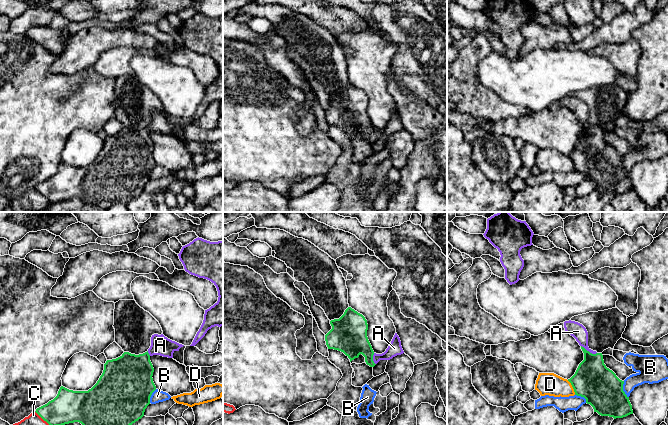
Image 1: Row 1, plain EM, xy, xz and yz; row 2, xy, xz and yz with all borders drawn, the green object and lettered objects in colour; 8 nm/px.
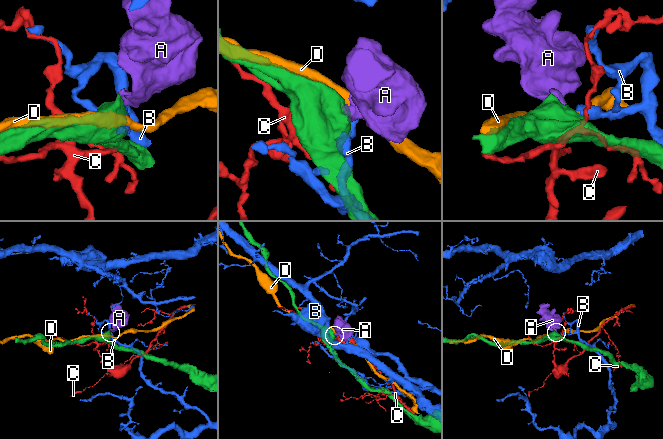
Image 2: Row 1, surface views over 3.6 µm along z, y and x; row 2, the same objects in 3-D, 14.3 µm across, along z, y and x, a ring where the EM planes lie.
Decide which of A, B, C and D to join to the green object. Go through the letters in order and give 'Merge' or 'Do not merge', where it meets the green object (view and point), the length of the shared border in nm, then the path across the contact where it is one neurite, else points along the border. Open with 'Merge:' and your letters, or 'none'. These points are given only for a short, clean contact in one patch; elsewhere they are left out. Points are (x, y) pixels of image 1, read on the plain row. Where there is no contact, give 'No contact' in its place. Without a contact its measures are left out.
Merge: A
A: Merge. Touches green at yz (588, 127). Shared border 140 nm. Path across: yz (592, 156), (592, 135), (588, 127), (578, 107)
B: Do not merge. Touches green at yz (622, 165). Shared border 140 nm
C: Do not merge. Touches green at xy (43, 195). Shared border 170 nm
D: Do not merge. Touches green at yz (572, 162). Shared border 140 nm

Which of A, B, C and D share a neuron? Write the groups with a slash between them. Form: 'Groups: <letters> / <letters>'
Groups: A / B / C / D

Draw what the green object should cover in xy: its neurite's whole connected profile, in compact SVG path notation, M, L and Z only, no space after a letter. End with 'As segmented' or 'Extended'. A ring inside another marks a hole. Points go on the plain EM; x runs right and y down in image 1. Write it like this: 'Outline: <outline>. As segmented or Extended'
Outline: M154 110L147 128L139 131L124 128L116 135L107 136L99 156L88 167L73 167L61 162L57 172L35 188L52 203L79 198L88 205L102 209L117 203L127 205L144 192L150 173L156 166L150 133L160 131L173 134L173 129L183 122L163 110Z. Extended

